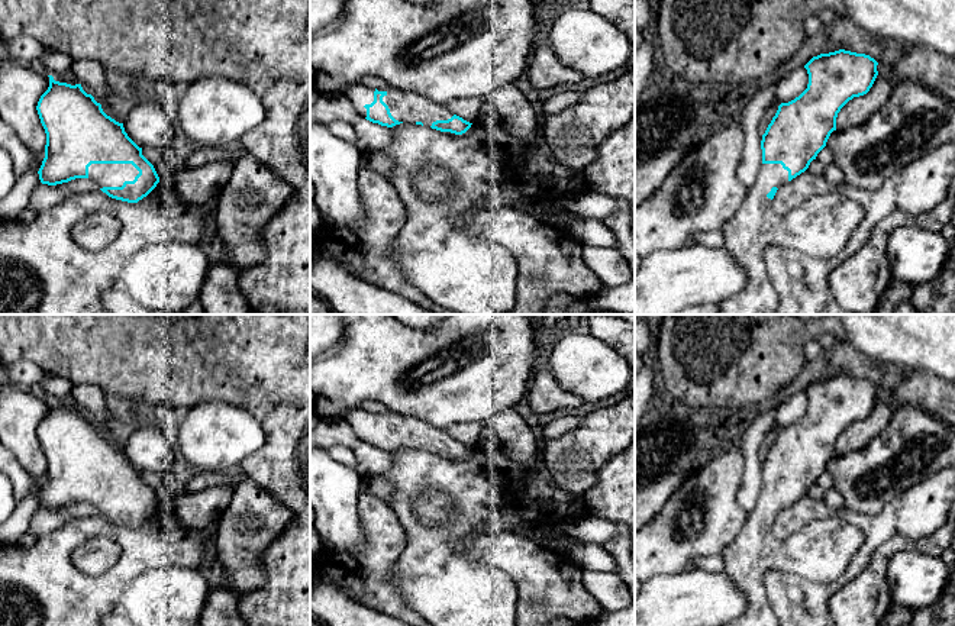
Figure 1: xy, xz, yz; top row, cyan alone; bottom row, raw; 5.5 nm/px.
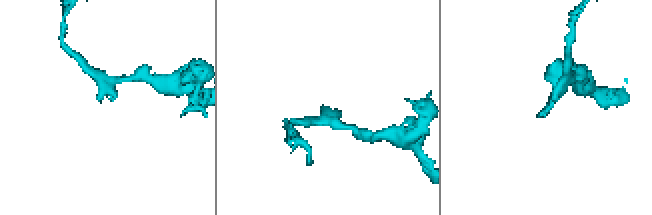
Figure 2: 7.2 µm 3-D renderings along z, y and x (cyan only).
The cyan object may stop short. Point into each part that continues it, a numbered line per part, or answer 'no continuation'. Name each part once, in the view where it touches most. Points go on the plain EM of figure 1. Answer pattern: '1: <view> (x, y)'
1: xy (102, 500)

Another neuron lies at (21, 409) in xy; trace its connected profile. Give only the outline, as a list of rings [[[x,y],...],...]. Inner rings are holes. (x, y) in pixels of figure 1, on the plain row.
[[[0,378],[0,442],[32,477],[41,478],[46,458],[36,430],[49,412],[48,398]]]

